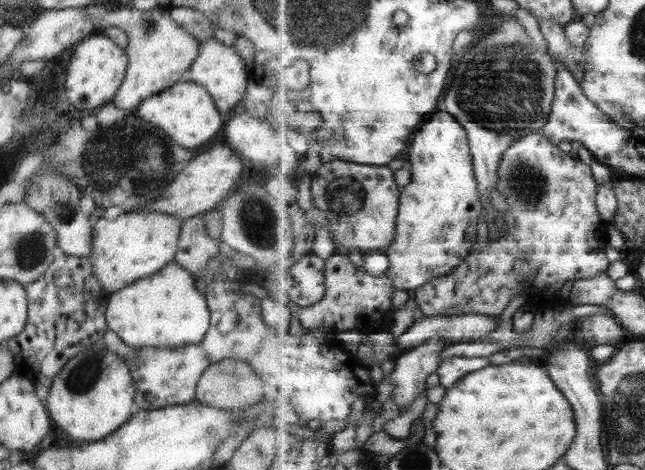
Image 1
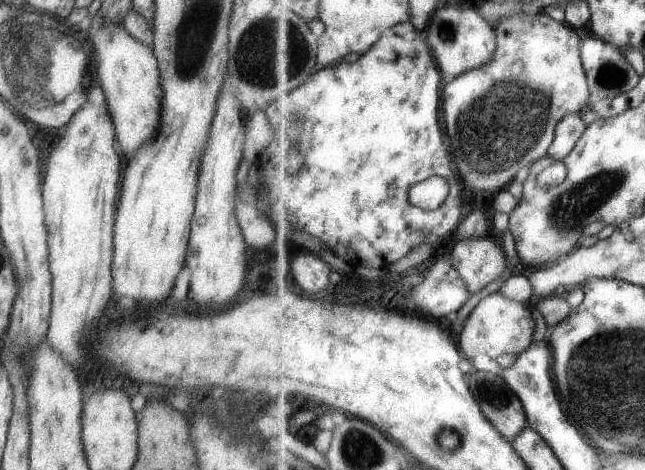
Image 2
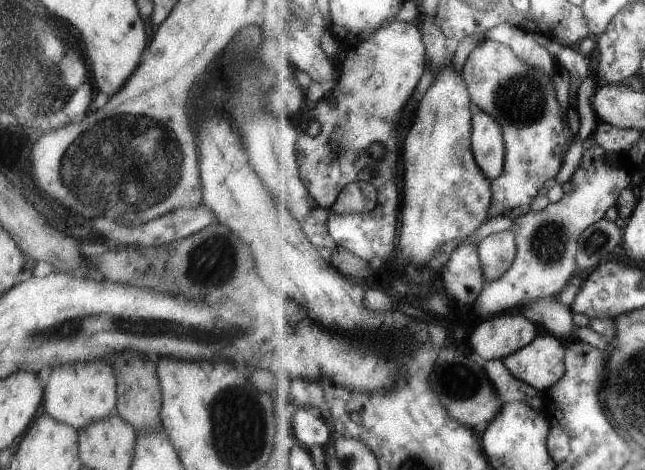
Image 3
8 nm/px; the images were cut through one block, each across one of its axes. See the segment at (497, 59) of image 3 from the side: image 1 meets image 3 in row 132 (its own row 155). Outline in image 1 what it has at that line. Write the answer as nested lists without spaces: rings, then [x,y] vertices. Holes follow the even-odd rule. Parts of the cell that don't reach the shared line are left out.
[[[537,132],[529,136],[524,136],[521,140],[518,140],[512,147],[509,147],[508,151],[504,152],[504,158],[500,164],[500,183],[498,184],[499,192],[505,196],[508,204],[508,209],[502,213],[502,218],[505,221],[506,229],[503,232],[499,232],[498,229],[492,229],[490,233],[490,239],[486,245],[476,245],[473,247],[471,254],[464,260],[463,264],[460,264],[451,274],[440,276],[429,280],[427,284],[420,286],[412,293],[412,296],[417,302],[417,306],[425,314],[425,316],[437,316],[444,315],[447,308],[455,306],[455,304],[465,304],[469,309],[463,314],[488,314],[491,316],[499,316],[503,314],[503,310],[507,308],[507,304],[511,302],[511,298],[517,296],[517,294],[524,292],[529,296],[529,305],[533,308],[534,312],[544,311],[553,307],[561,307],[563,305],[569,305],[569,300],[559,301],[559,290],[561,286],[565,286],[569,280],[577,279],[589,279],[594,276],[599,276],[609,270],[611,261],[608,259],[606,251],[610,244],[608,243],[608,230],[610,229],[610,223],[601,219],[597,204],[598,185],[593,178],[593,172],[591,172],[591,166],[581,162],[581,160],[573,158],[568,152],[560,150],[556,144],[552,143],[552,140],[543,132]]]

